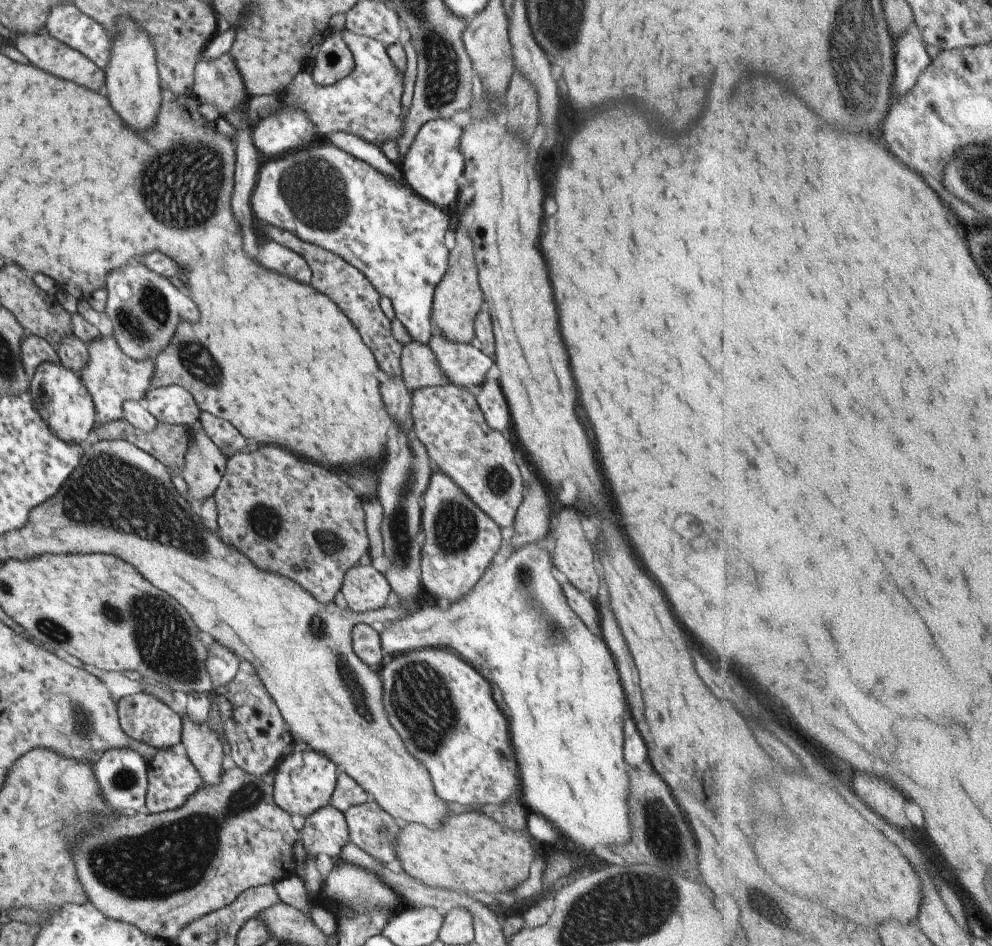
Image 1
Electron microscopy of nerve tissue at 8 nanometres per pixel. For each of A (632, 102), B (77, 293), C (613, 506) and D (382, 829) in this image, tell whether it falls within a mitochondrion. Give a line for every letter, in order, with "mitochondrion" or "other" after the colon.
A: other
B: other
C: other
D: mitochondrion

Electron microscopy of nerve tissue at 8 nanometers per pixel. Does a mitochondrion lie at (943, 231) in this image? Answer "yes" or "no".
no

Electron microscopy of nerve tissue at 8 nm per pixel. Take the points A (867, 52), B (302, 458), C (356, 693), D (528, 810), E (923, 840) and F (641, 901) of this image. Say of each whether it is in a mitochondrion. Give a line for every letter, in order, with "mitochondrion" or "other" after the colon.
A: mitochondrion
B: other
C: mitochondrion
D: other
E: other
F: mitochondrion

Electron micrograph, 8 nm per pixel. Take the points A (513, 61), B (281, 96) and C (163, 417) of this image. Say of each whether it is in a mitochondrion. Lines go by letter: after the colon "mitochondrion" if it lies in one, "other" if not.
A: other
B: other
C: other

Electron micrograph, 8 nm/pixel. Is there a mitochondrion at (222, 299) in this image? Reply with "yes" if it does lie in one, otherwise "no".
no

